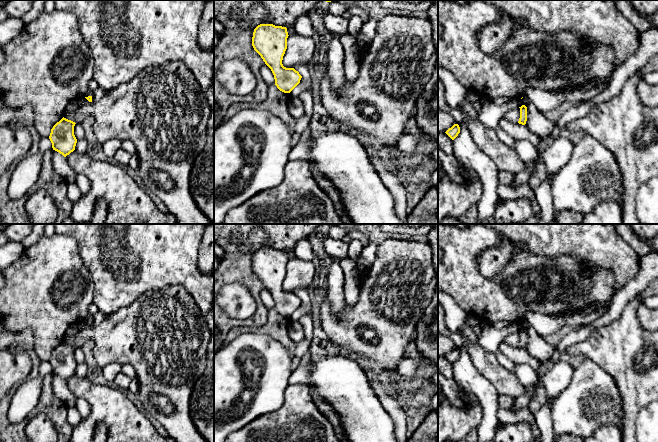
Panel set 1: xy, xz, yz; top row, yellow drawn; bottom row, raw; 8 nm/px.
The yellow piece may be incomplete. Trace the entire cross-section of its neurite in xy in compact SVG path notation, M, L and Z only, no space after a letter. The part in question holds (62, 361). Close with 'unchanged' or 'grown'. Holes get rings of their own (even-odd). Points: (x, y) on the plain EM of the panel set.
M63 341L51 353L49 363L52 367L52 372L64 381L75 374L77 367L74 359L75 348L75 346Z | unchanged

